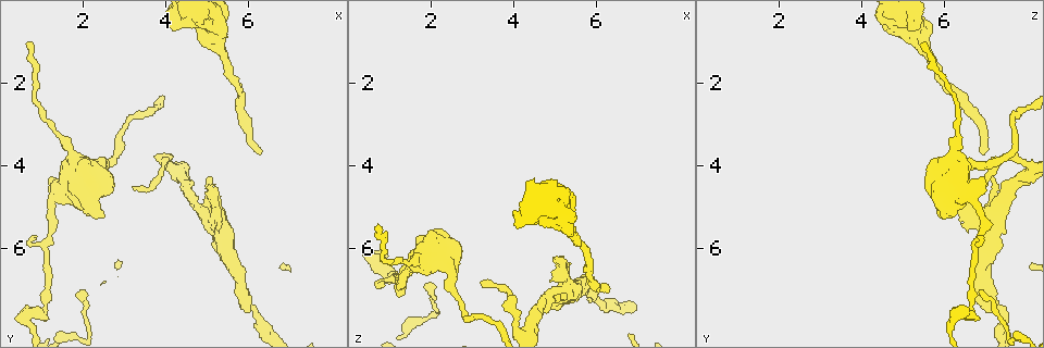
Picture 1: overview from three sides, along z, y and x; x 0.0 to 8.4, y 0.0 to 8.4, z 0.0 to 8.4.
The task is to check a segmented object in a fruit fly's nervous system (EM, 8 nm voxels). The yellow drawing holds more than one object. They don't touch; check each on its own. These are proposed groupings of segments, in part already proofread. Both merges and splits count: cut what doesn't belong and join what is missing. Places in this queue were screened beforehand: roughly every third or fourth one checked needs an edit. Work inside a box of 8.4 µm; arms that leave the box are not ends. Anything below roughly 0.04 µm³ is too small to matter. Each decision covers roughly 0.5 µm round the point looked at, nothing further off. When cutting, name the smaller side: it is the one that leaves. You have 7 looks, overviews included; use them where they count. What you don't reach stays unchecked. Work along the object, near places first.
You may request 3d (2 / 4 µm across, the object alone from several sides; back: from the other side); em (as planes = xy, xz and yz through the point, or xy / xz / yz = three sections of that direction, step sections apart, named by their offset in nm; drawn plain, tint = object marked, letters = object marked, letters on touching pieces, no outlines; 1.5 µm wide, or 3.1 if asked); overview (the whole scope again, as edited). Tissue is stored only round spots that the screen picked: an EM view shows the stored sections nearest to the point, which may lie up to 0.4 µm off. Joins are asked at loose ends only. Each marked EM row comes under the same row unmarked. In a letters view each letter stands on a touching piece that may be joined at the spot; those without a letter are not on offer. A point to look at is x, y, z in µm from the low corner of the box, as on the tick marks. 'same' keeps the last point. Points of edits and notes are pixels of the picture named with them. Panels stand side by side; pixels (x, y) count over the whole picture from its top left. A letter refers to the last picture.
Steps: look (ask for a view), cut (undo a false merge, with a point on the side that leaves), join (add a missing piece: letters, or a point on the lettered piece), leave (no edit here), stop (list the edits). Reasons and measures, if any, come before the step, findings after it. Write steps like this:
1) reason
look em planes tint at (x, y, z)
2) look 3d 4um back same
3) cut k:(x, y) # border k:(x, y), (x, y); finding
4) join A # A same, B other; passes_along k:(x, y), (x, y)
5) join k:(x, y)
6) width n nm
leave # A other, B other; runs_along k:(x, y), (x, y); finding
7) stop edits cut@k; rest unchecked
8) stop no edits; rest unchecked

look 3d 4um at (6.05, 7.35, 7.30)

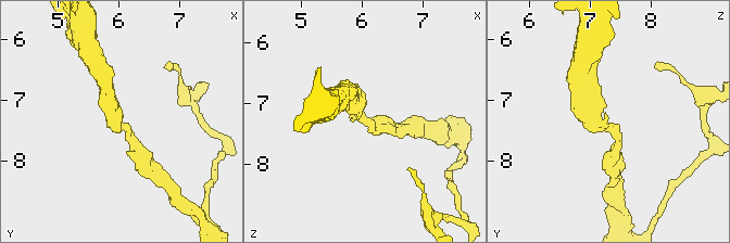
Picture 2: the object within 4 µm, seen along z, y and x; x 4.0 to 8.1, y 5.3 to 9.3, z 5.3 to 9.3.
now the EM
look em yz step 8 tint at (6.05, 7.40, 7.35)

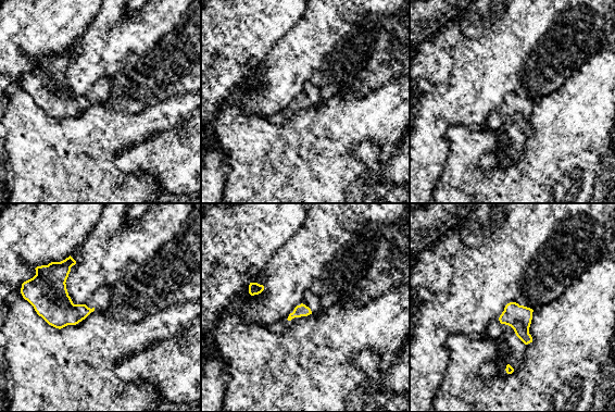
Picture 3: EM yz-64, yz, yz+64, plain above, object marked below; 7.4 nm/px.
look em planes letters same

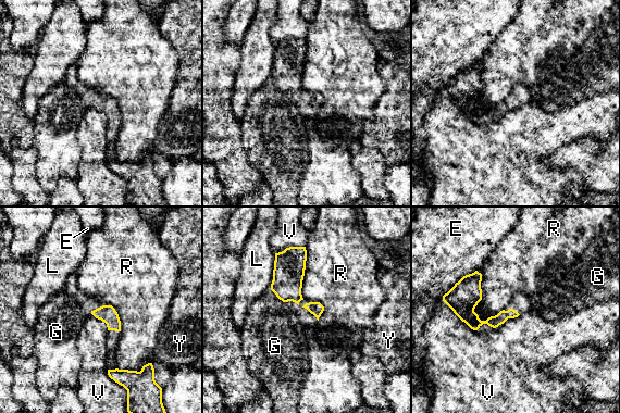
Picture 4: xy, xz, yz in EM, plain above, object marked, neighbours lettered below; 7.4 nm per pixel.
leave # E other, G other, L other, R other, V other, Y other; border 4:(443, 300), (462, 321), (475, 330); continuous, no second cell

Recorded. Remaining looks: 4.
calibre changes
look em xy step 8 letters at (0.75, 8.00, 6.10)

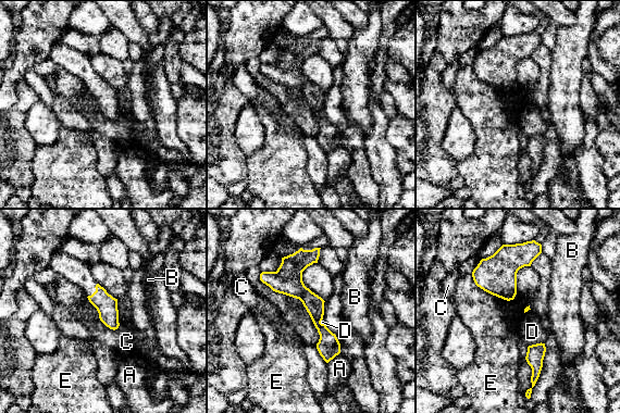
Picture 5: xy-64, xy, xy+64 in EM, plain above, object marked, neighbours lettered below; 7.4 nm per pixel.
width 40 nm
cut 5:(314, 304) # A other, B other, C other, D other, E other; part_leaving 5:(307, 291), (327, 339), (327, 358); two cells meet here

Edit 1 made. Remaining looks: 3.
stop edits cut@5; rest unchecked

